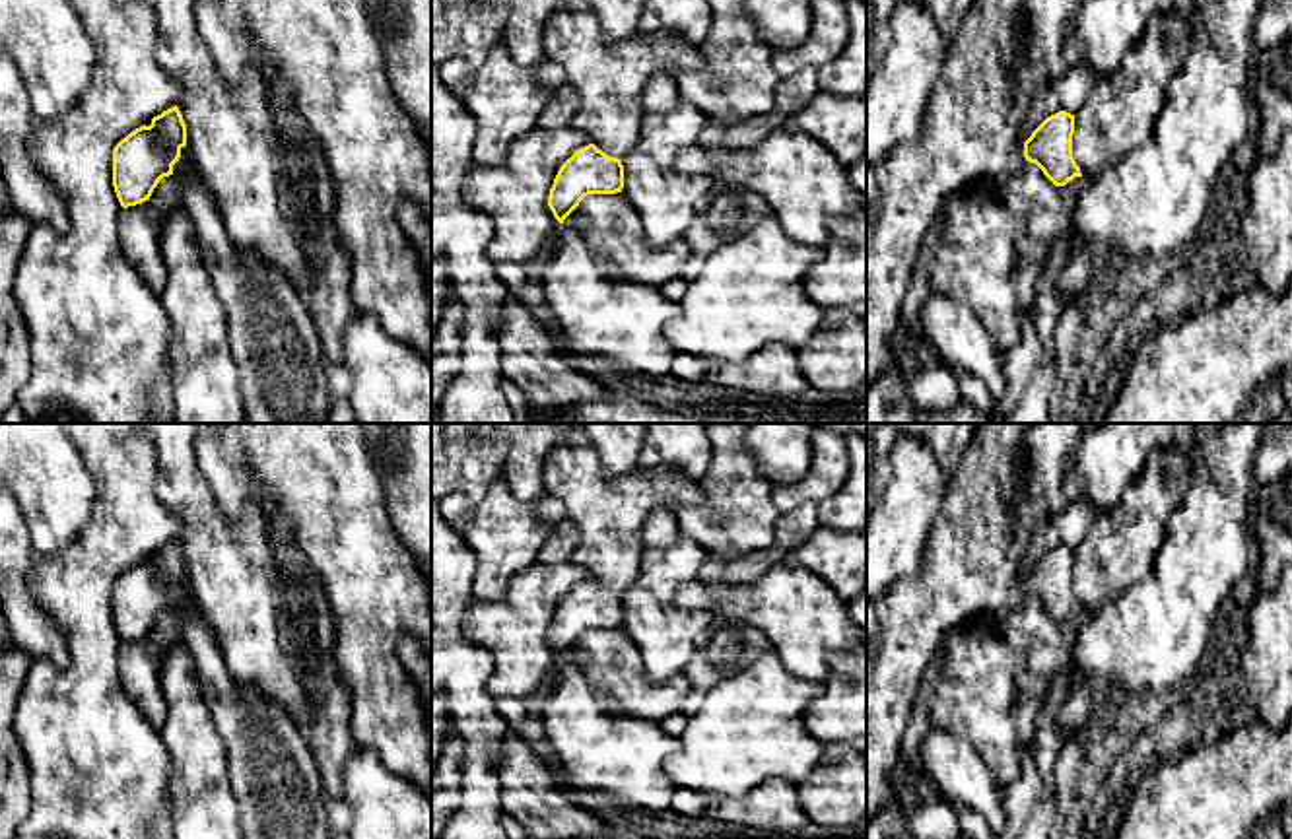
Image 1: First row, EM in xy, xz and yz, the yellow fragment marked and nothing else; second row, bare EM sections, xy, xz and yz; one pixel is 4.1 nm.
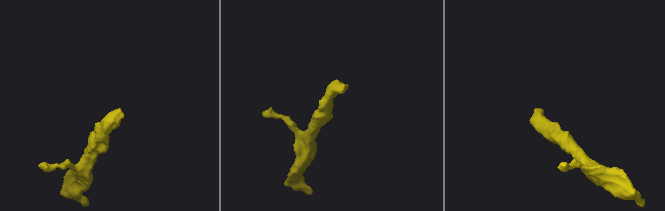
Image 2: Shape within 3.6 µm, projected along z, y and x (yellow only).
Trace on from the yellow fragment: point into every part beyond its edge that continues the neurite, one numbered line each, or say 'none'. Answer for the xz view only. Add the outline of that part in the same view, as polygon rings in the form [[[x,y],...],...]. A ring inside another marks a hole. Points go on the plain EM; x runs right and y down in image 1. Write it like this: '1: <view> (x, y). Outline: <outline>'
1: xz (609, 511). Outline: [[[591,445],[550,451],[542,480],[544,493],[565,505],[567,519],[579,530],[571,561],[620,596],[641,569],[645,519],[659,507],[674,511],[707,503],[699,482],[670,466],[606,476]]]

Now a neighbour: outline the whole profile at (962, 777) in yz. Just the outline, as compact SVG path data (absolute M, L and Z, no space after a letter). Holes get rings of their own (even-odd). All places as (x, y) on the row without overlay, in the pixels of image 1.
M933 724L919 744L919 754L942 800L975 810L995 835L1004 827L999 787L969 742Z

